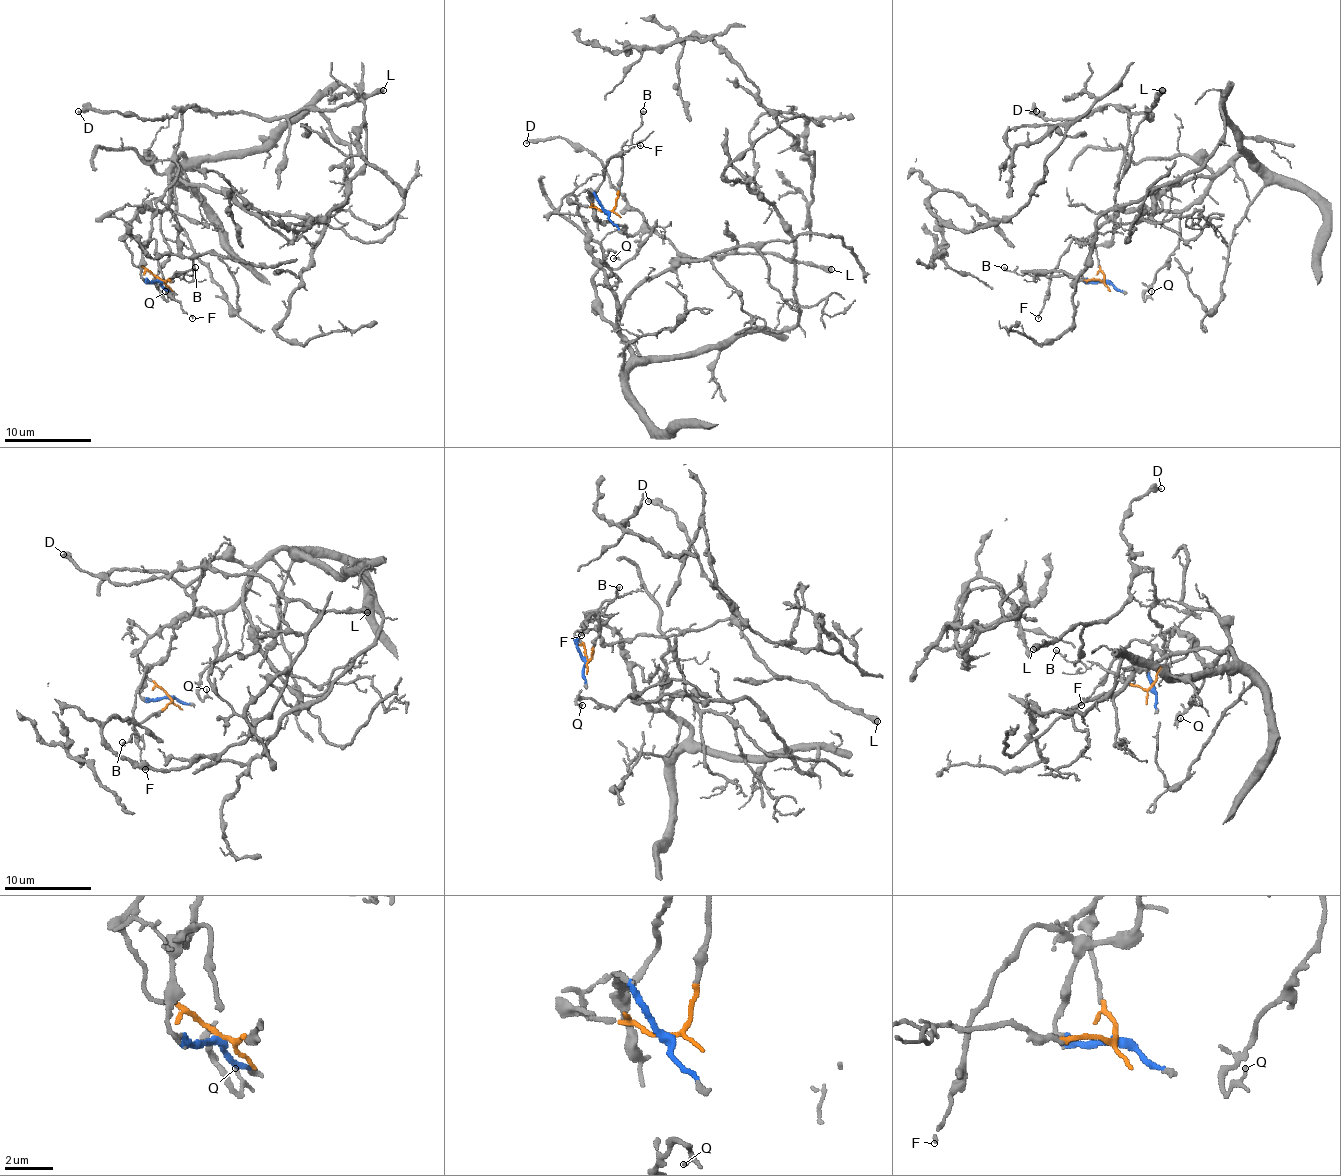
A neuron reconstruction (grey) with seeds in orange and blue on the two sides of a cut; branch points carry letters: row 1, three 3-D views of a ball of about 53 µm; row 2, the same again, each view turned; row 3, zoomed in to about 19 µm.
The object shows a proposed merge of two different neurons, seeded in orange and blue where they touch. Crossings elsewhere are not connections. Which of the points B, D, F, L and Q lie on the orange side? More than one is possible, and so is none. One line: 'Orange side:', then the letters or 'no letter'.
Orange side: B, Q

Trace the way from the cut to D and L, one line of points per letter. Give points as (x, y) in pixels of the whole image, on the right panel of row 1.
D: (1104, 279), (1082, 275), (1115, 223), (1126, 107), (1076, 118), (1036, 112)
L: (1104, 279), (1082, 275), (1084, 260), (1113, 234), (1126, 109), (1150, 118), (1145, 109), (1163, 90)

